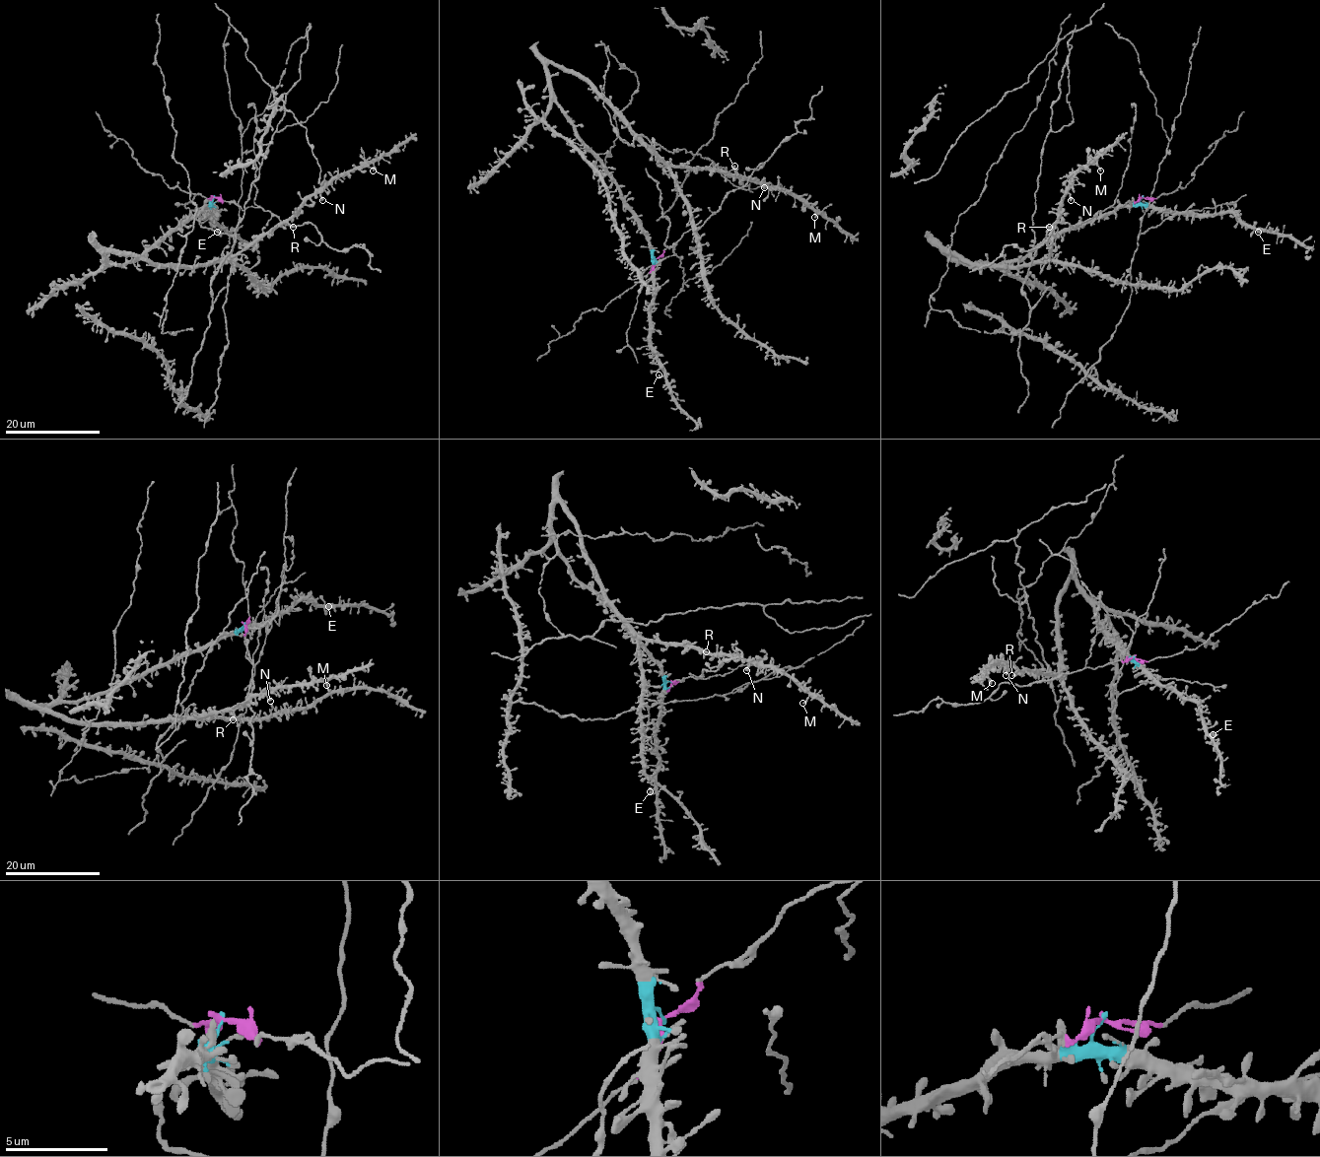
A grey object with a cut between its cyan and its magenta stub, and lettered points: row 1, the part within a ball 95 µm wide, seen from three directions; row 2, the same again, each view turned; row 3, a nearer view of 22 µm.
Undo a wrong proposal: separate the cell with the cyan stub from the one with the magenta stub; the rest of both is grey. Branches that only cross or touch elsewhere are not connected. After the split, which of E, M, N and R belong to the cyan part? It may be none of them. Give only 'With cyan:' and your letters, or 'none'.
With cyan: E, M, N, R

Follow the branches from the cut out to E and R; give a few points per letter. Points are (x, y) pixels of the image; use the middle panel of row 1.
E: (655, 259), (650, 341), (663, 372), (660, 376), (658, 374)
R: (655, 259), (642, 221), (556, 101), (546, 66), (557, 63), (575, 70), (669, 165), (727, 171), (733, 166)

